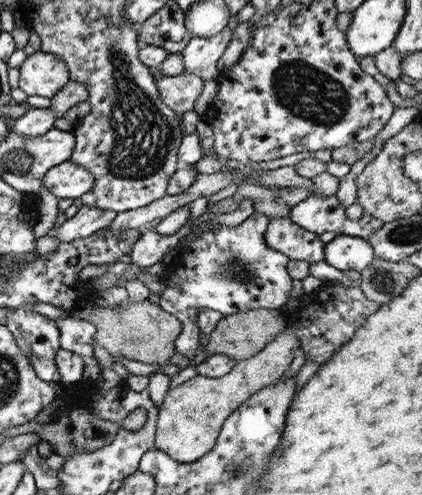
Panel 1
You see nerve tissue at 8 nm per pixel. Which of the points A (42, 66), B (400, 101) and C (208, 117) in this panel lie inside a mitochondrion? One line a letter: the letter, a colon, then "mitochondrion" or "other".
A: other
B: other
C: other

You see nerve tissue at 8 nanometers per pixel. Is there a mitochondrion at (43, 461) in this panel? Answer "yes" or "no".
no

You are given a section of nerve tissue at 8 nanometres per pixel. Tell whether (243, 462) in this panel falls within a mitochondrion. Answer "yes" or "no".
yes

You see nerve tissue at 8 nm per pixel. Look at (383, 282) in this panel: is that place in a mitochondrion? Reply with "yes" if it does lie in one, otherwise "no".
yes

